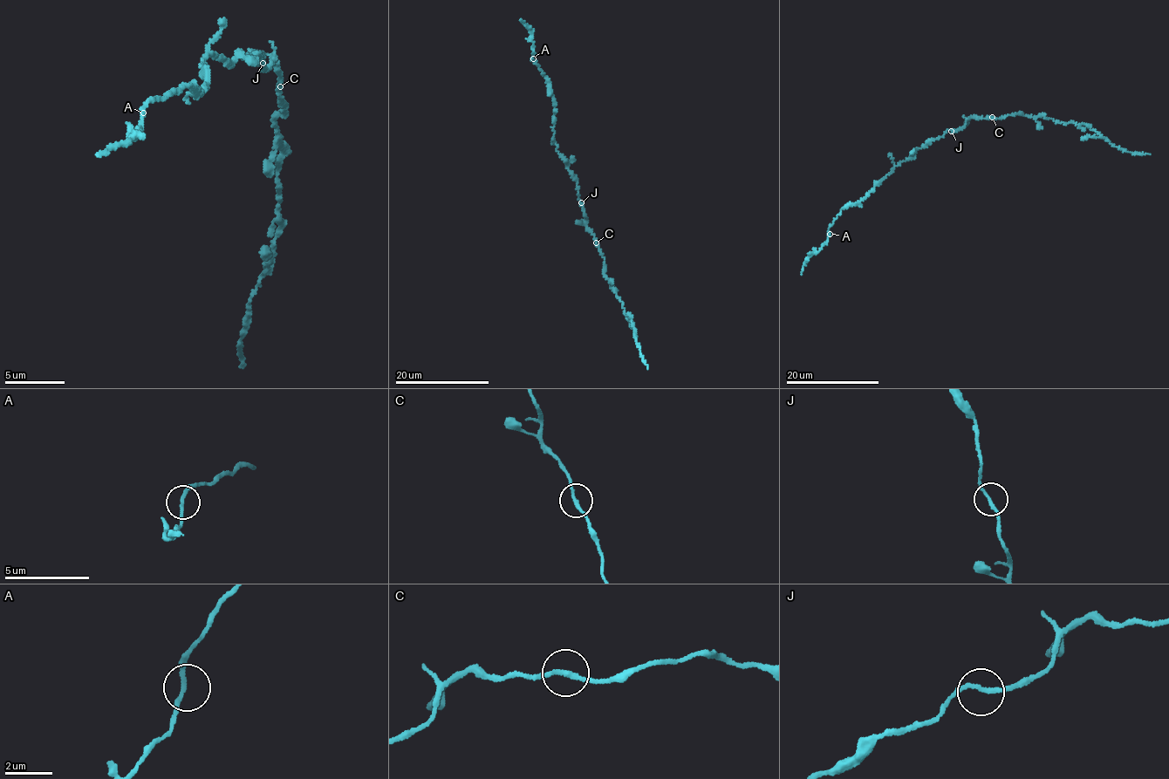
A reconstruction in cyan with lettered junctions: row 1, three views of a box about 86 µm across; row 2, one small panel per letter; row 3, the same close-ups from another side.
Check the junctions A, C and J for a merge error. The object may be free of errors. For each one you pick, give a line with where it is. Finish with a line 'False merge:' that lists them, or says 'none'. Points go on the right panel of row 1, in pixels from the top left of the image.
C: (992, 117)
False merge: C

